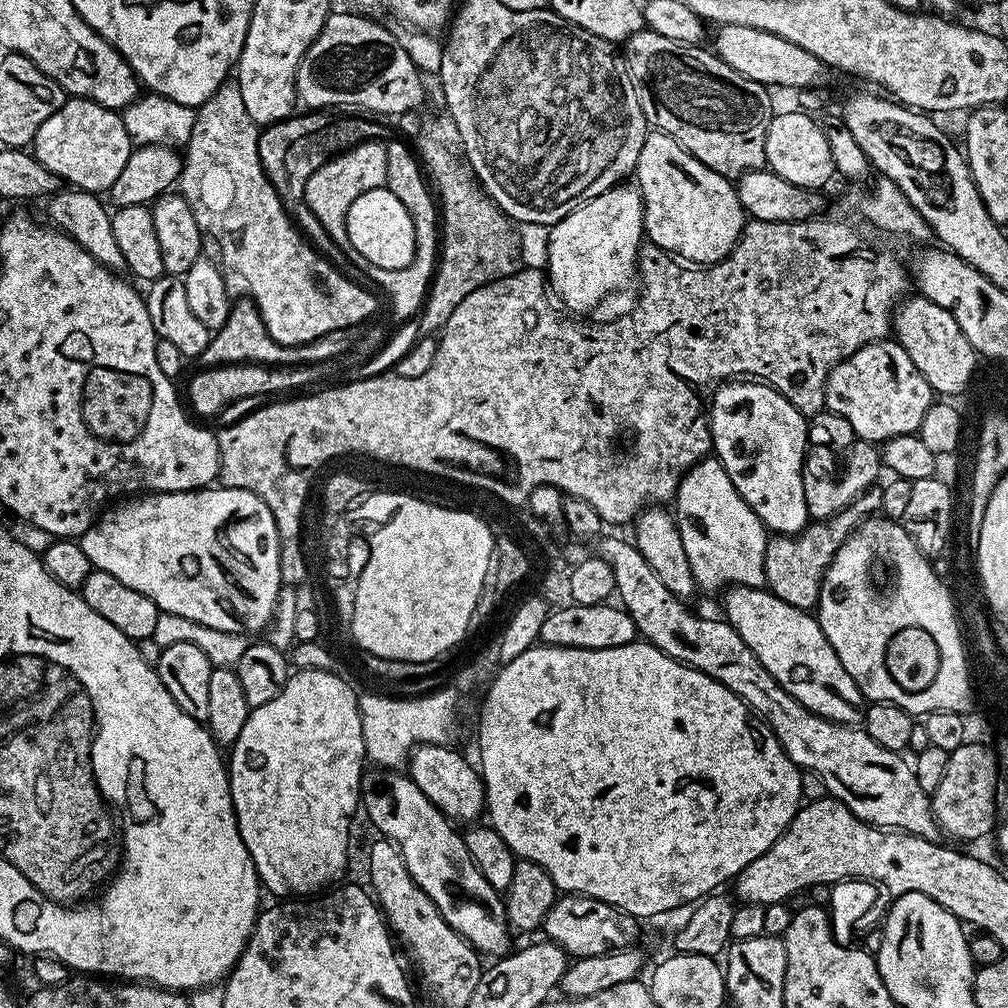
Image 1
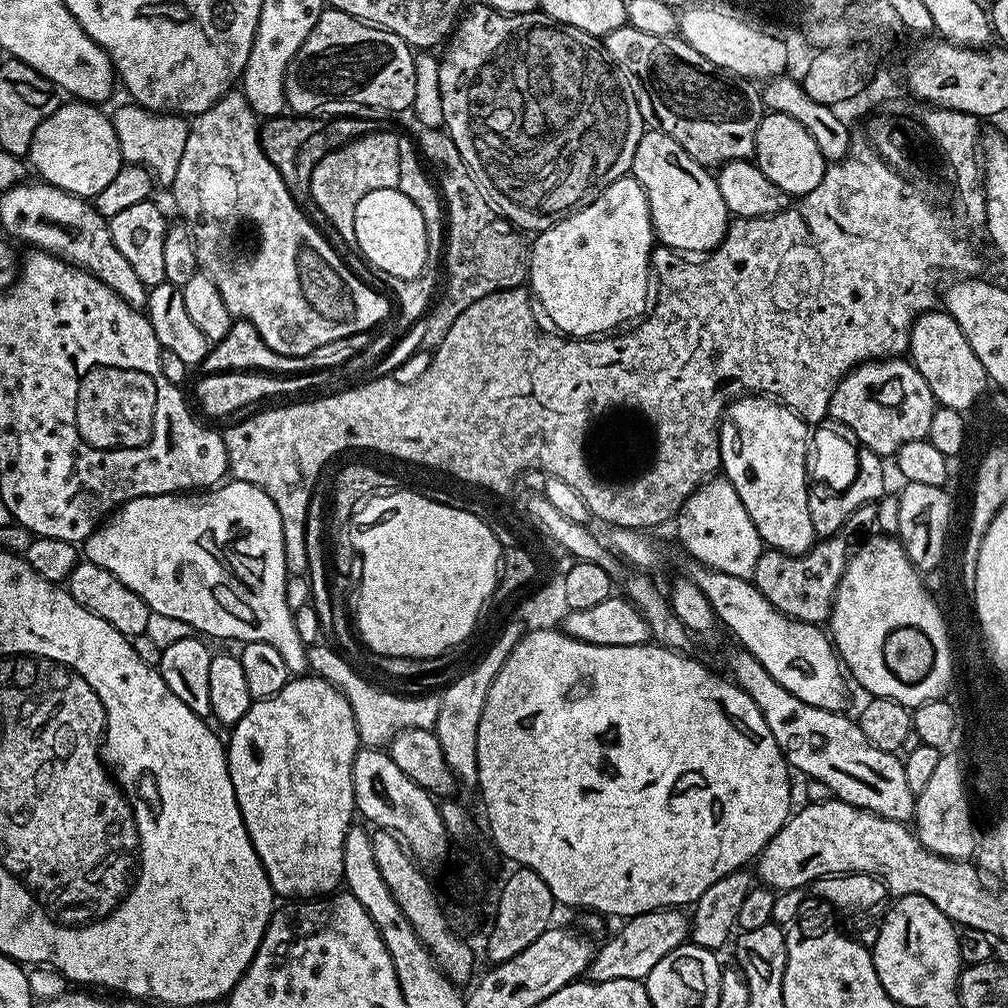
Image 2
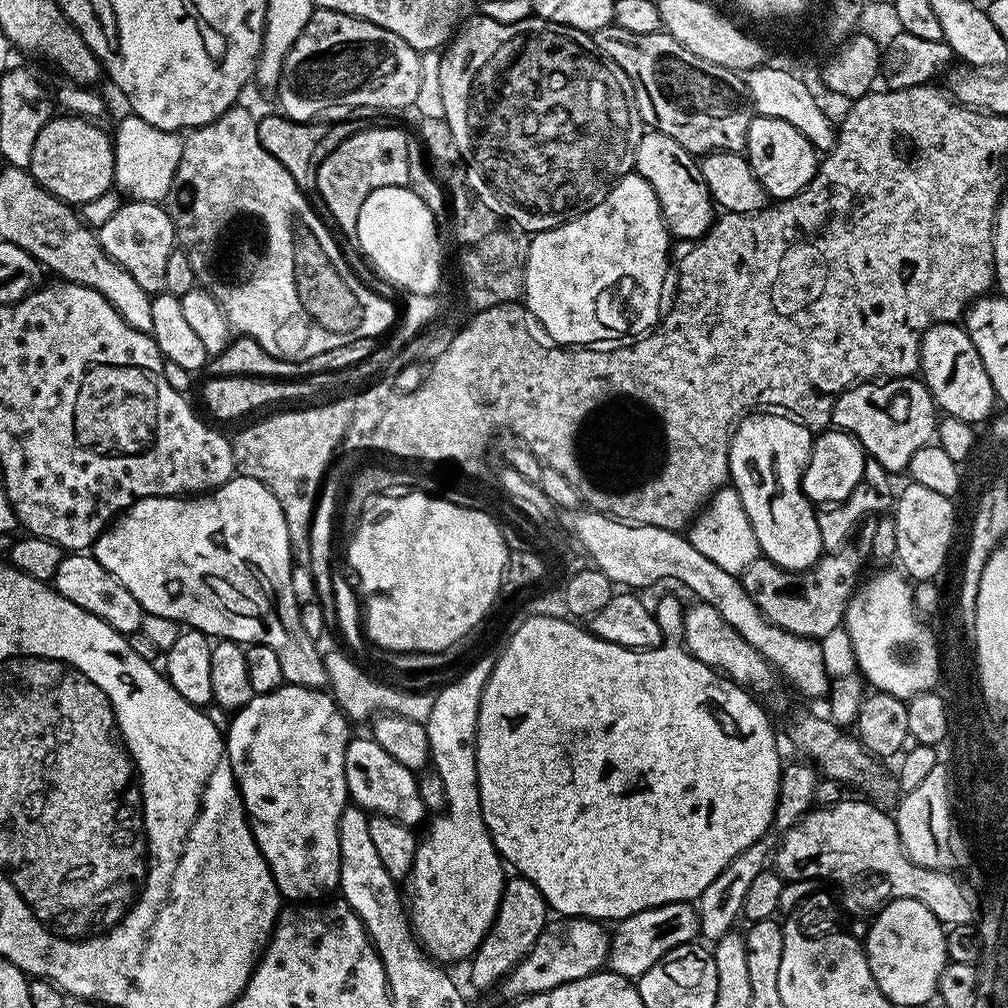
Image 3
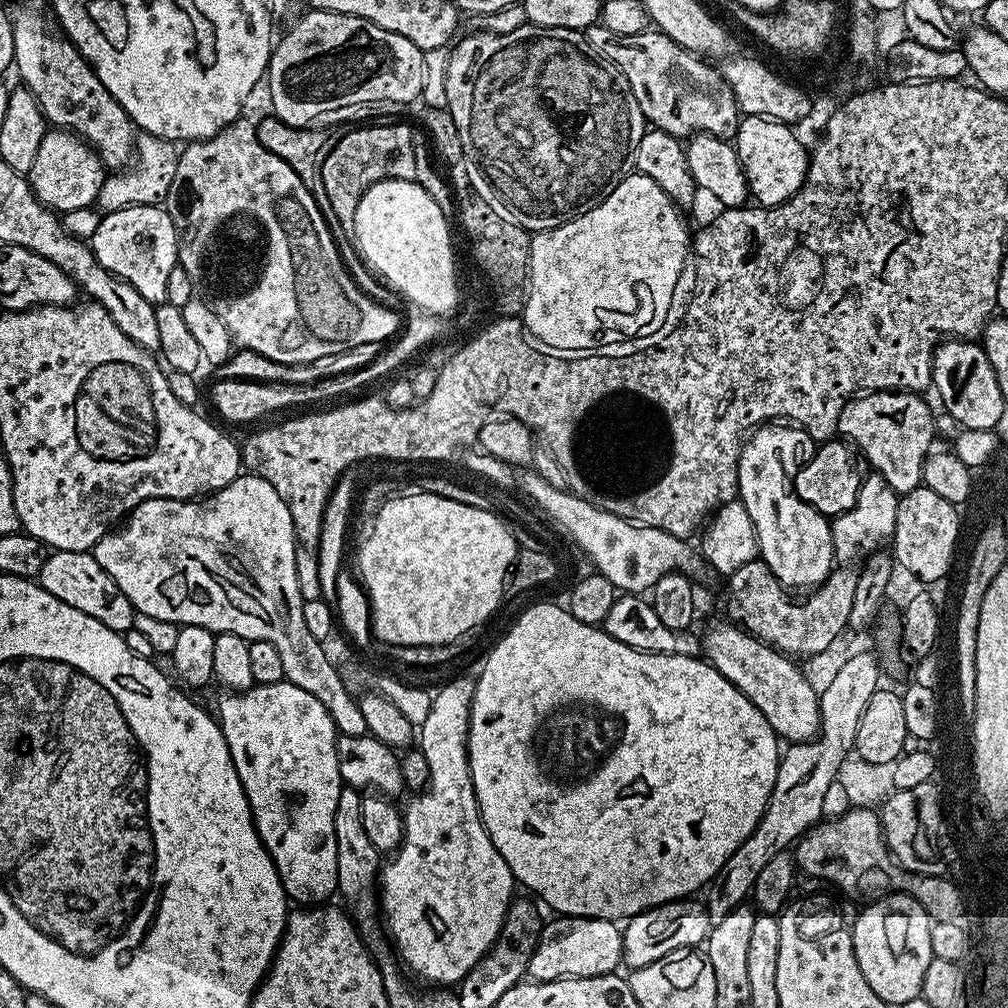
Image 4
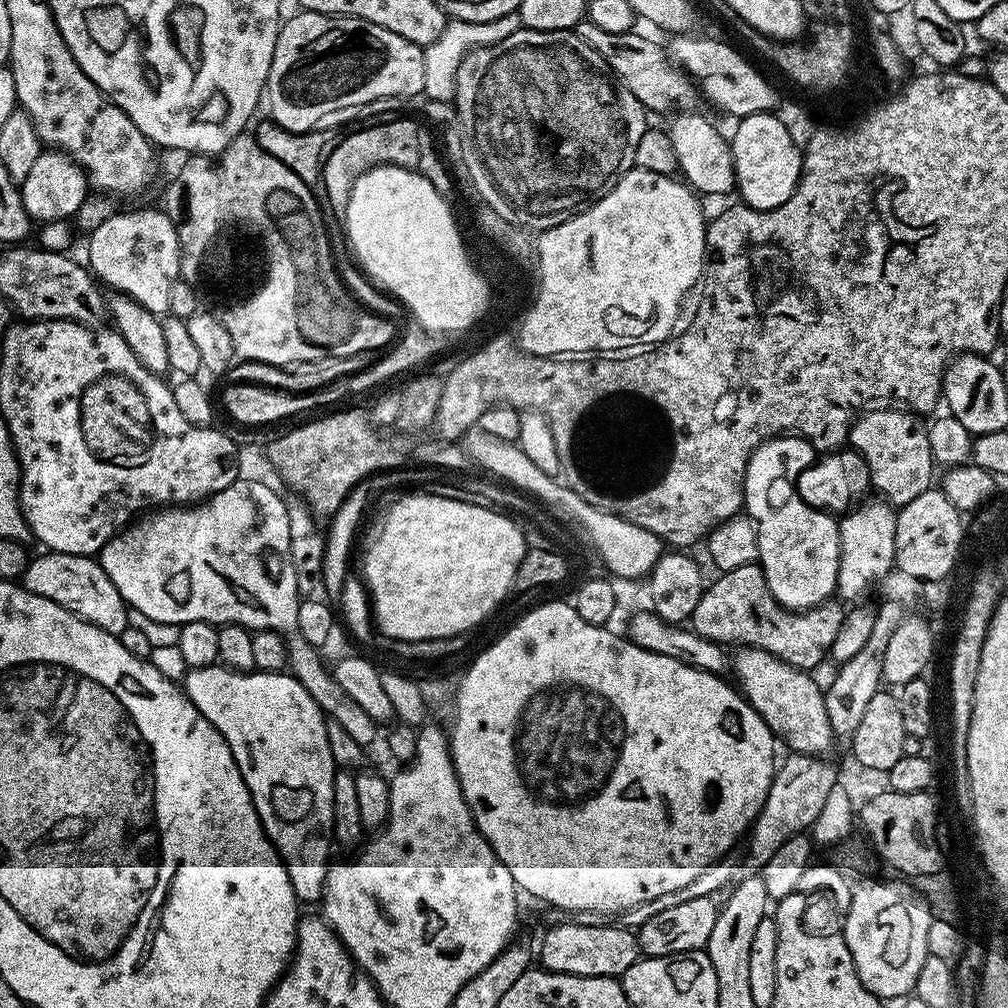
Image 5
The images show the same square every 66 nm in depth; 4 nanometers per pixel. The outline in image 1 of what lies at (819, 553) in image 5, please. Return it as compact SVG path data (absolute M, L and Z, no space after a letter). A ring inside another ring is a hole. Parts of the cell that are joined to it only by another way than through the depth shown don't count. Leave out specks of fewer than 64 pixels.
M734 382L727 387L721 412L711 426L715 459L730 474L730 482L758 514L769 533L795 536L810 523L804 493L804 458L809 451L808 420L781 392L763 382Z

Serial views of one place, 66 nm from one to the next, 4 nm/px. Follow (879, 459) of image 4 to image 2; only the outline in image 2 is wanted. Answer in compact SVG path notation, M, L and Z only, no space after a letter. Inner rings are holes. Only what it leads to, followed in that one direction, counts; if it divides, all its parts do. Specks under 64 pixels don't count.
M885 358L869 360L867 364L857 364L840 379L830 398L828 416L847 426L863 447L876 451L880 457L892 458L906 442L923 440L929 435L931 419L934 418L937 407L926 378L922 378L922 374L911 359Z

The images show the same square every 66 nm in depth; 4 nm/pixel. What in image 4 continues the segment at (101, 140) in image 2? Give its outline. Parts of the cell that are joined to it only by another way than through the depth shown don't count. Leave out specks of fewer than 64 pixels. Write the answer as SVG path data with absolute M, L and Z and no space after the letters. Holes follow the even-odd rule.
M48 130L42 138L42 146L38 146L38 154L34 154L34 166L30 166L26 179L45 208L63 214L89 207L104 185L106 172L99 156L75 132Z

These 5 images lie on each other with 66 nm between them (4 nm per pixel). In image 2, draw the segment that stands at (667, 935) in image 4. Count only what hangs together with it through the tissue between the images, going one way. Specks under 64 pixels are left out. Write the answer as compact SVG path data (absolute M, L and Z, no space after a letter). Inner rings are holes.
M665 908L663 910L657 910L655 912L643 912L641 916L633 916L631 918L625 919L623 921L624 924L620 928L620 933L617 934L616 937L613 938L613 940L608 940L605 942L604 945L597 947L595 949L592 961L590 962L590 966L588 967L586 976L587 979L593 981L593 982L610 982L614 978L630 978L631 980L639 980L643 981L648 975L650 974L650 970L654 970L654 966L658 966L658 962L662 962L662 958L666 958L666 954L670 954L670 950L674 950L677 946L679 946L682 943L685 943L689 939L690 936L690 920L689 917L686 915L683 916L683 911L677 910L676 908Z

